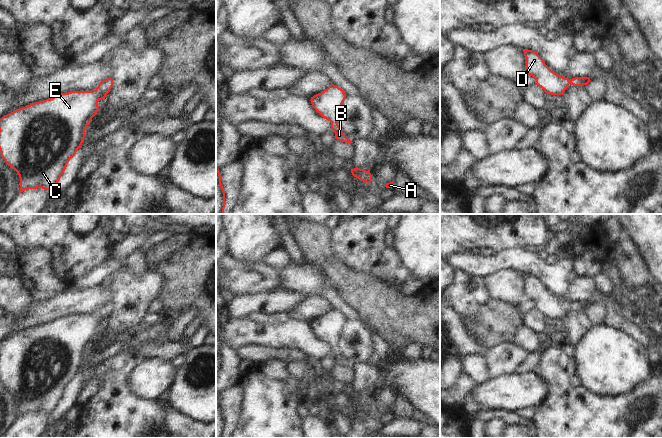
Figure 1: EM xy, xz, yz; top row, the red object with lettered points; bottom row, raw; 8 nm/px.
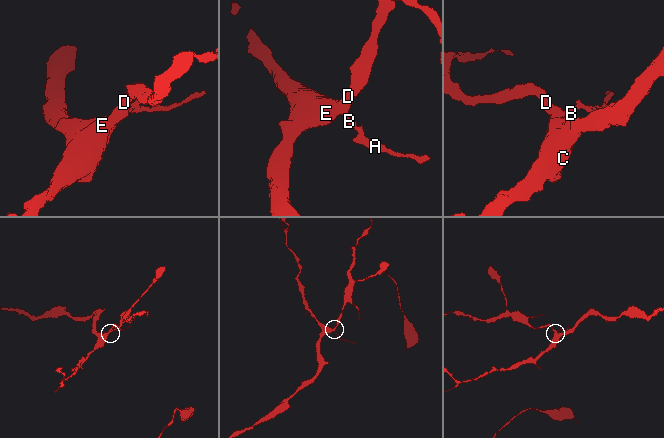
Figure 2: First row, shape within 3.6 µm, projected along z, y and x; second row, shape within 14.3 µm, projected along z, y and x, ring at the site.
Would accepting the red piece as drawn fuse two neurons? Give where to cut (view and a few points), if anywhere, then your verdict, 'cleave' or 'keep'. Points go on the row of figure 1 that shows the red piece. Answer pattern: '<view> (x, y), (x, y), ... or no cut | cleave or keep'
no cut | keep

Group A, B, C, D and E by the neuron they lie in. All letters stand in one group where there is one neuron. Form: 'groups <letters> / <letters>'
groups A B C D E

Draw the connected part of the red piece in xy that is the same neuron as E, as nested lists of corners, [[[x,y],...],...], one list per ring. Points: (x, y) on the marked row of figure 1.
[[[113,79],[101,81],[93,91],[71,91],[58,94],[50,99],[35,102],[19,108],[0,119],[0,152],[6,164],[12,167],[20,178],[19,193],[28,189],[42,188],[52,191],[61,175],[64,173],[68,162],[81,147],[85,130],[92,118],[99,110],[98,101],[105,100],[106,95],[113,86]]]

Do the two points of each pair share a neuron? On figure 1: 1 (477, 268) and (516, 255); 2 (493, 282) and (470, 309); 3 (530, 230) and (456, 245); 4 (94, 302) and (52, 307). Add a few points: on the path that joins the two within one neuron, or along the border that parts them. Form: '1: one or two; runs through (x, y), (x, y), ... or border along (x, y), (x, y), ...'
1: one; runs through (487, 266), (506, 260)
2: two; border along (483, 278), (491, 299)
3: one; runs through (512, 237), (474, 237)
4: one; runs through (84, 302), (68, 303), (62, 306)

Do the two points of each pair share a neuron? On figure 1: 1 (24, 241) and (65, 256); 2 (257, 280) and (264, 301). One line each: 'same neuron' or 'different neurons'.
1: same neuron
2: different neurons

